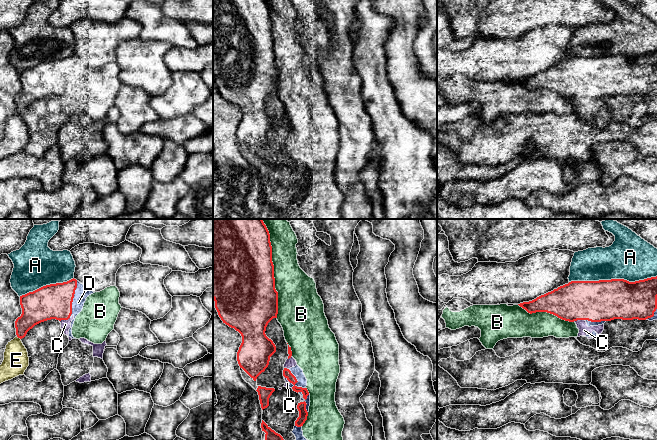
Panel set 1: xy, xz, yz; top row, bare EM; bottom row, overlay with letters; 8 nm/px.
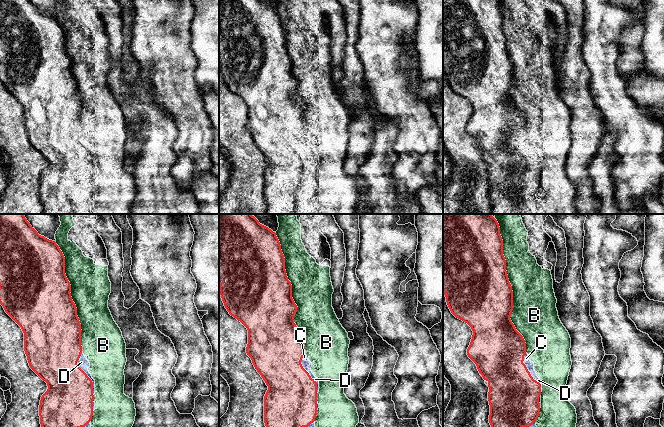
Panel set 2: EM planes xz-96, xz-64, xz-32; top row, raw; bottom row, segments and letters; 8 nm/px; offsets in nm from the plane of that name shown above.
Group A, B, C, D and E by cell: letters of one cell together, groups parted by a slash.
A / B / C D / E

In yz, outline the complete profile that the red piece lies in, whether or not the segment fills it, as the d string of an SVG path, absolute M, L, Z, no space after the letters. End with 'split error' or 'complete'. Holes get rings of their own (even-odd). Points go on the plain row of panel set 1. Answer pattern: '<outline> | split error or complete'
M657 52L635 58L571 57L518 81L530 90L547 88L569 98L646 96L657 85Z | complete

